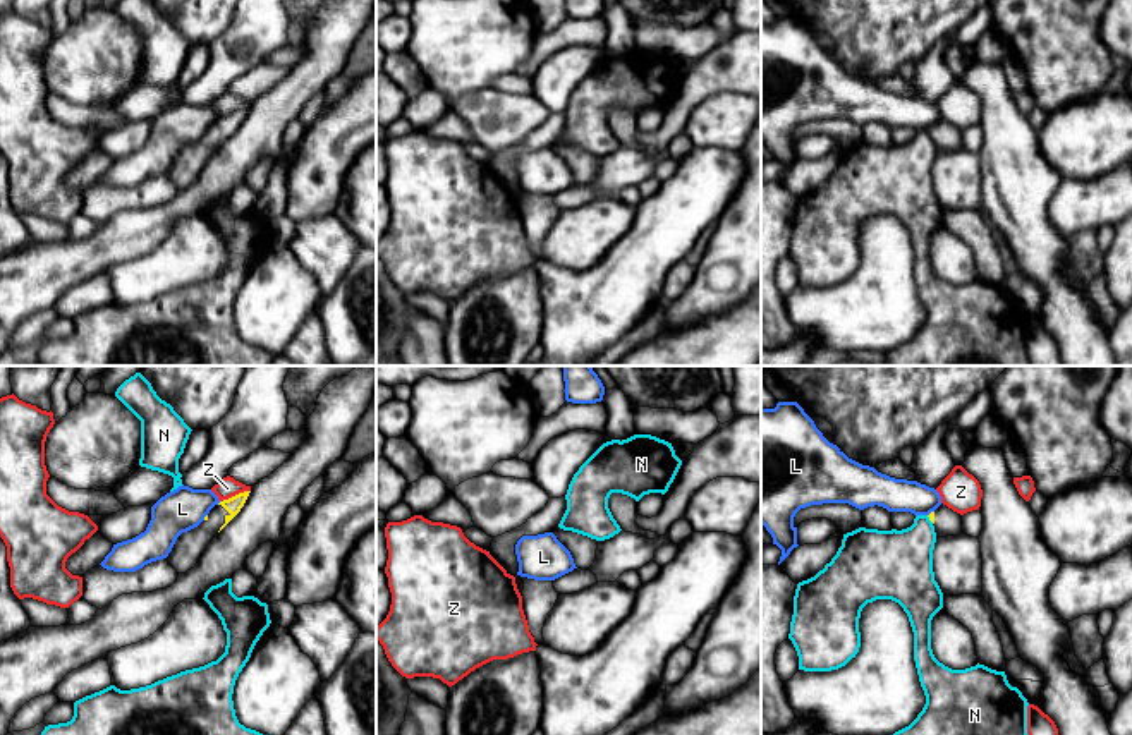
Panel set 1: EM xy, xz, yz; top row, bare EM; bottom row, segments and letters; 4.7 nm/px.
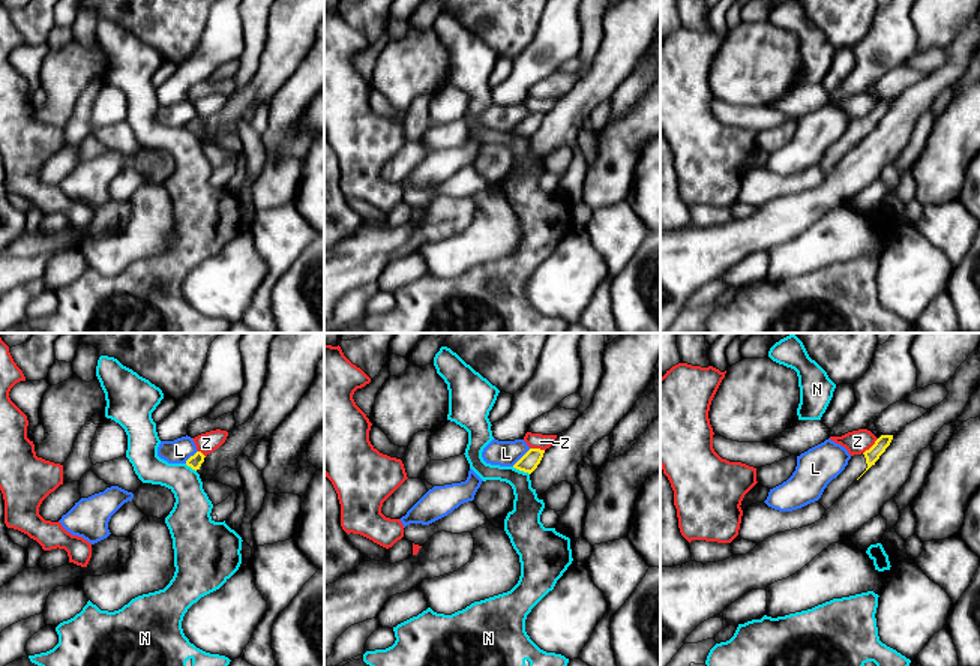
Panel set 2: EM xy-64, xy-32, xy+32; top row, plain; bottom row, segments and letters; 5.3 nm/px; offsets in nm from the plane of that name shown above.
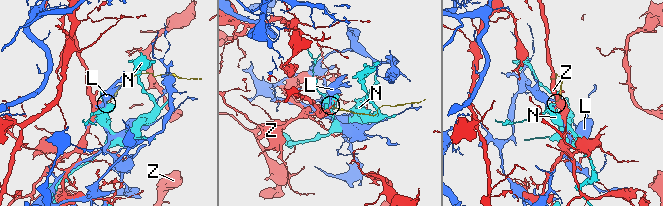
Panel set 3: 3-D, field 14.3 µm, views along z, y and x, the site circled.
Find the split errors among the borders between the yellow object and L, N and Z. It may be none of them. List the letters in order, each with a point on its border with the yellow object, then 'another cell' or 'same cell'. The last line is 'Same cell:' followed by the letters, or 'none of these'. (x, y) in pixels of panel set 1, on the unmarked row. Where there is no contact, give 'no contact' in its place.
L: contact yz (930, 129); another cell
N: contact yz (930, 134); another cell
Z: contact xy (236, 110); another cell
Same cell: none of these

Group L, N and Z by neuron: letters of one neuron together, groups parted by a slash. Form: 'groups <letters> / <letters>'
groups L / N / Z

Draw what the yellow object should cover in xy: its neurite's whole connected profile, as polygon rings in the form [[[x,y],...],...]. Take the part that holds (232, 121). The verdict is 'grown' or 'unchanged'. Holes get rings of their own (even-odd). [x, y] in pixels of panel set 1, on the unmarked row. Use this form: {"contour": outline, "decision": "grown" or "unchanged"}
{"contour": [[[244,106],[220,117],[210,125],[198,143],[182,148],[177,153],[172,167],[167,172],[168,179],[177,185],[177,189],[186,189],[196,182],[211,155],[240,127],[249,108],[251,106]]], "decision": "grown"}

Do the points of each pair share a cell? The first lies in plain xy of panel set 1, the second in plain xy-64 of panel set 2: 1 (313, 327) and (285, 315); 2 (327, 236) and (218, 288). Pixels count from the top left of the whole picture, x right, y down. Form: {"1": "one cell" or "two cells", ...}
{"1": "two cells", "2": "two cells"}

